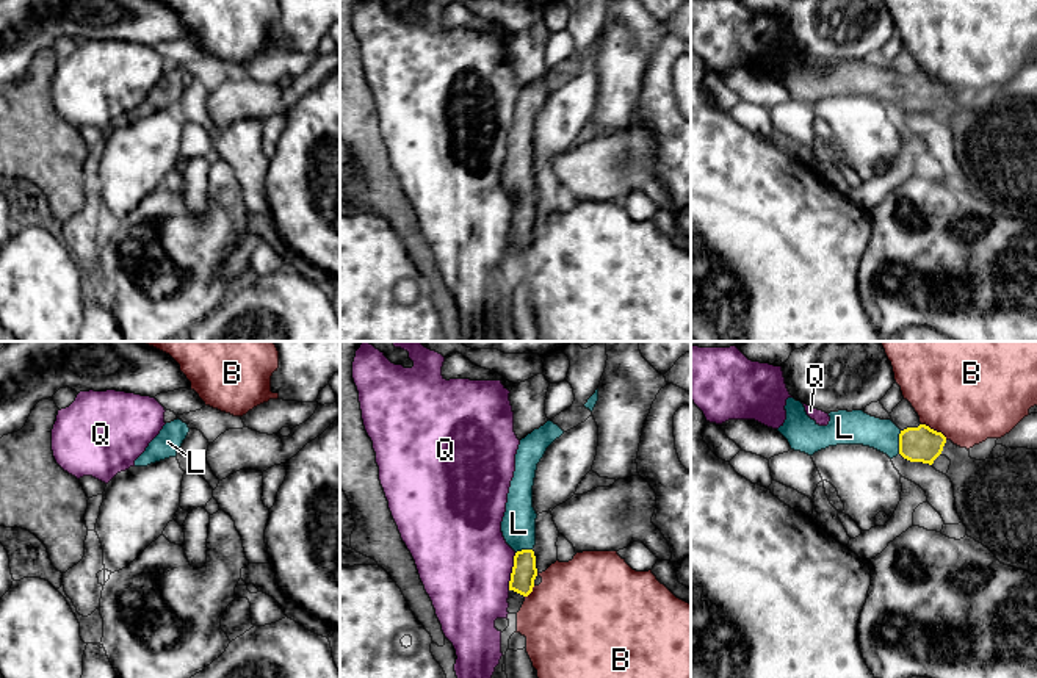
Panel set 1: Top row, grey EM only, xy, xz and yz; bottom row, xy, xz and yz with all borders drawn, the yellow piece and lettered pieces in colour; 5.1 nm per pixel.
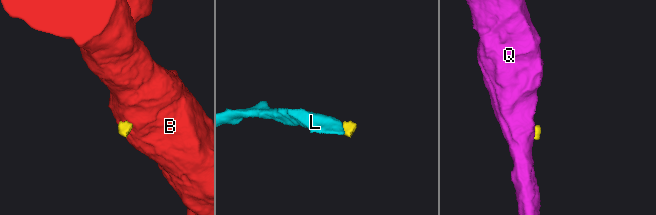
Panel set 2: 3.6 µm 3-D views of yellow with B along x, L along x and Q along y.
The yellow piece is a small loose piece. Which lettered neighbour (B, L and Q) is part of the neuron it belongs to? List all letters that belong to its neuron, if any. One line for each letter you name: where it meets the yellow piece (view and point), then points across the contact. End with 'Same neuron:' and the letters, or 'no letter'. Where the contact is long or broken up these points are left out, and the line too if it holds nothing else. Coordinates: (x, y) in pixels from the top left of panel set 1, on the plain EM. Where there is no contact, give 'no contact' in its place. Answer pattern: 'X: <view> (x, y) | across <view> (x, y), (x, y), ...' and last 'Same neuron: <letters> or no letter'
L: yz (899, 91) | across yz (921, 93), (899, 91), (854, 77)
Same neuron: L

